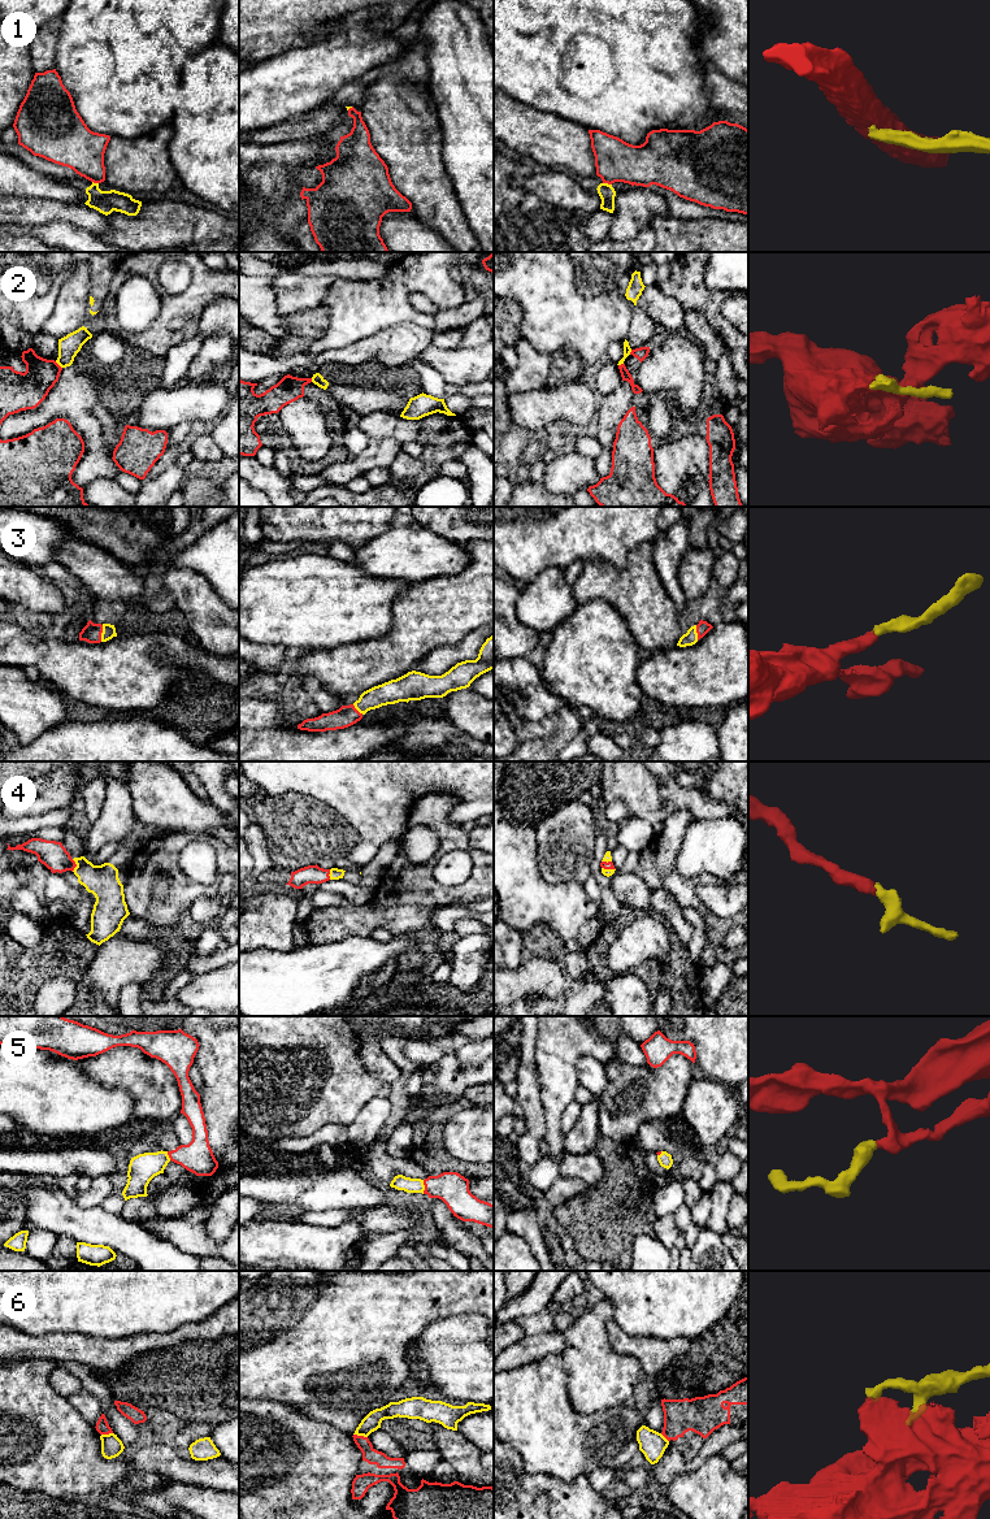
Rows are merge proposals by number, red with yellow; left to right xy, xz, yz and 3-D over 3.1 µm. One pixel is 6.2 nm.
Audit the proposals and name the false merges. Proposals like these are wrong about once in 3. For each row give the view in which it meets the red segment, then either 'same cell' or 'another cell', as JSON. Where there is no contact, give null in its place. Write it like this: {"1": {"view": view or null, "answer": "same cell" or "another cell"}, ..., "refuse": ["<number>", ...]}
{"1": {"view": "yz", "answer": "another cell"}, "2": {"view": "xy", "answer": "another cell"}, "3": {"view": "xy", "answer": "same cell"}, "4": {"view": "xy", "answer": "same cell"}, "5": {"view": "xz", "answer": "same cell"}, "6": {"view": "xz", "answer": "another cell"}, "refuse": ["1", "2", "6"]}

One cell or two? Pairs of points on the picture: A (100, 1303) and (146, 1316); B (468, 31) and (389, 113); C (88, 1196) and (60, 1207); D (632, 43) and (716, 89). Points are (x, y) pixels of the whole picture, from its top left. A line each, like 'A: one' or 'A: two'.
A: one
B: two
C: two
D: two

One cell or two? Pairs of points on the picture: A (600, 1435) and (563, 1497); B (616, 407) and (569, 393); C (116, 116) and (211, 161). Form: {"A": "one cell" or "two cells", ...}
{"A": "two cells", "B": "two cells", "C": "two cells"}

